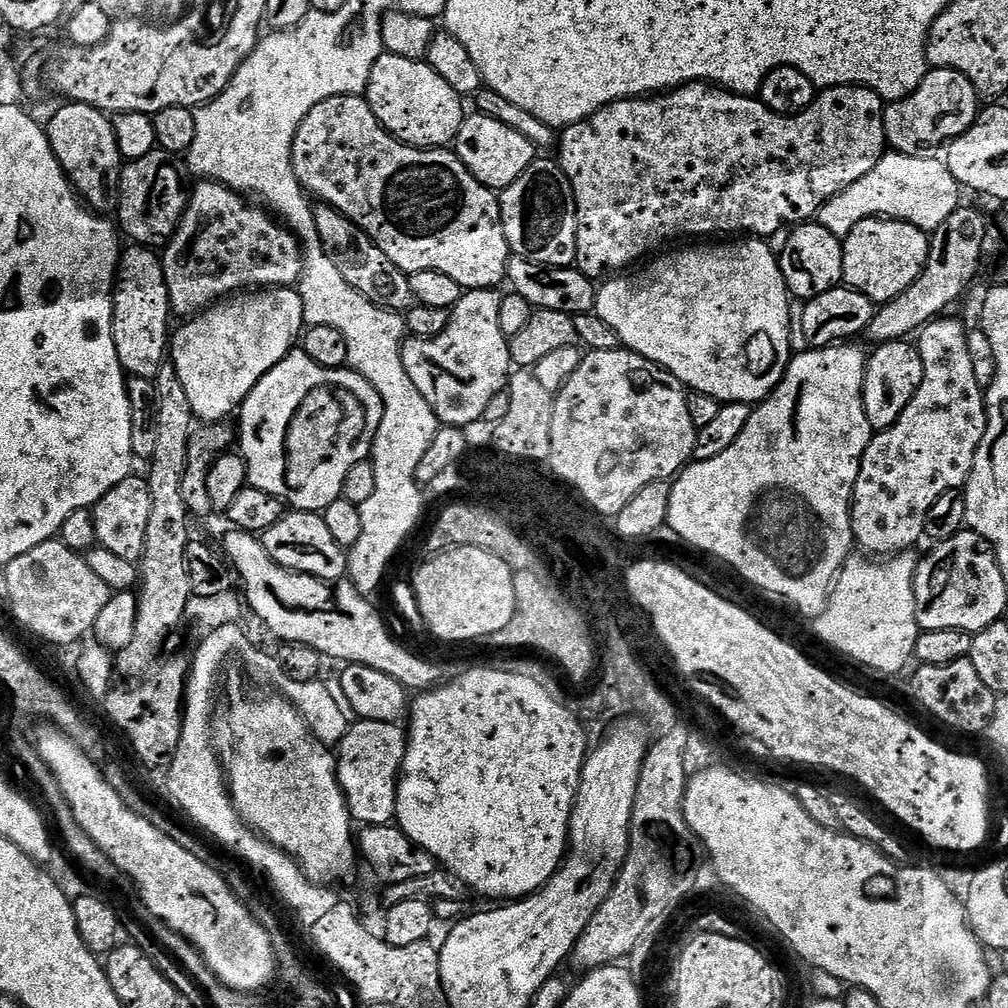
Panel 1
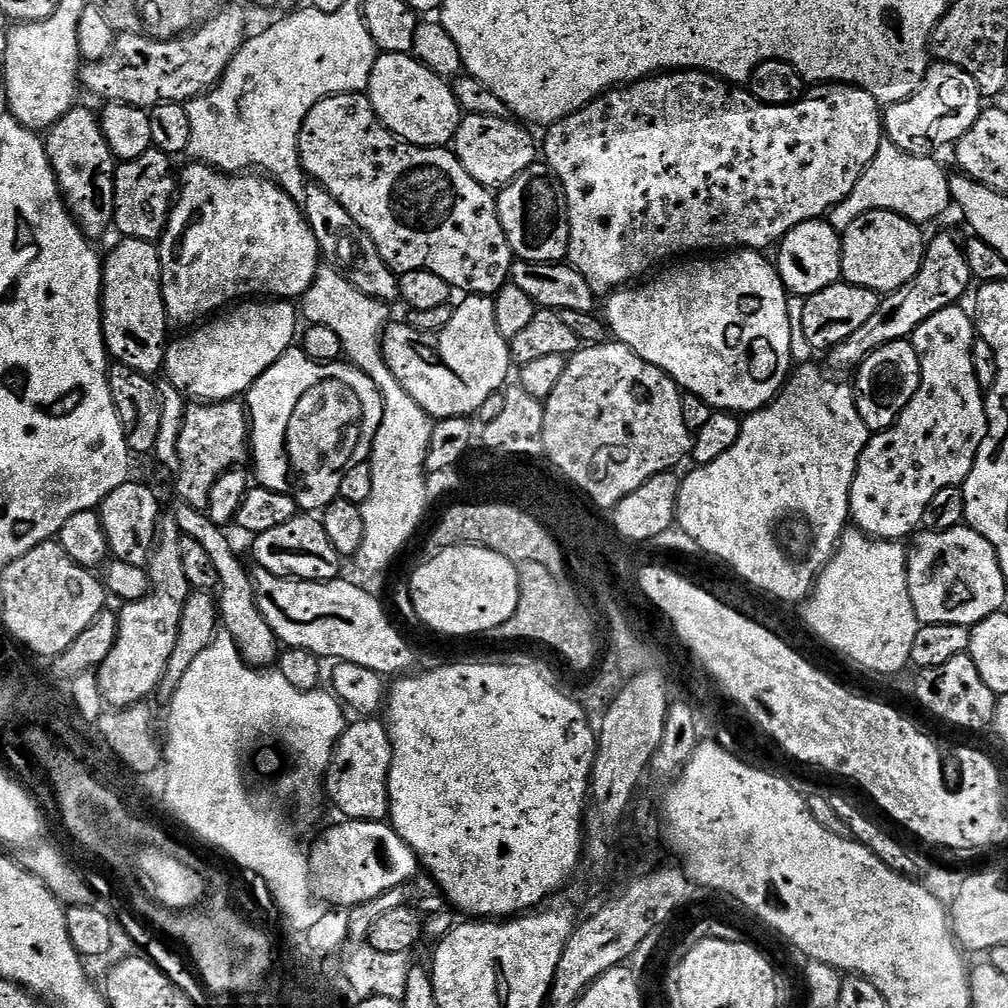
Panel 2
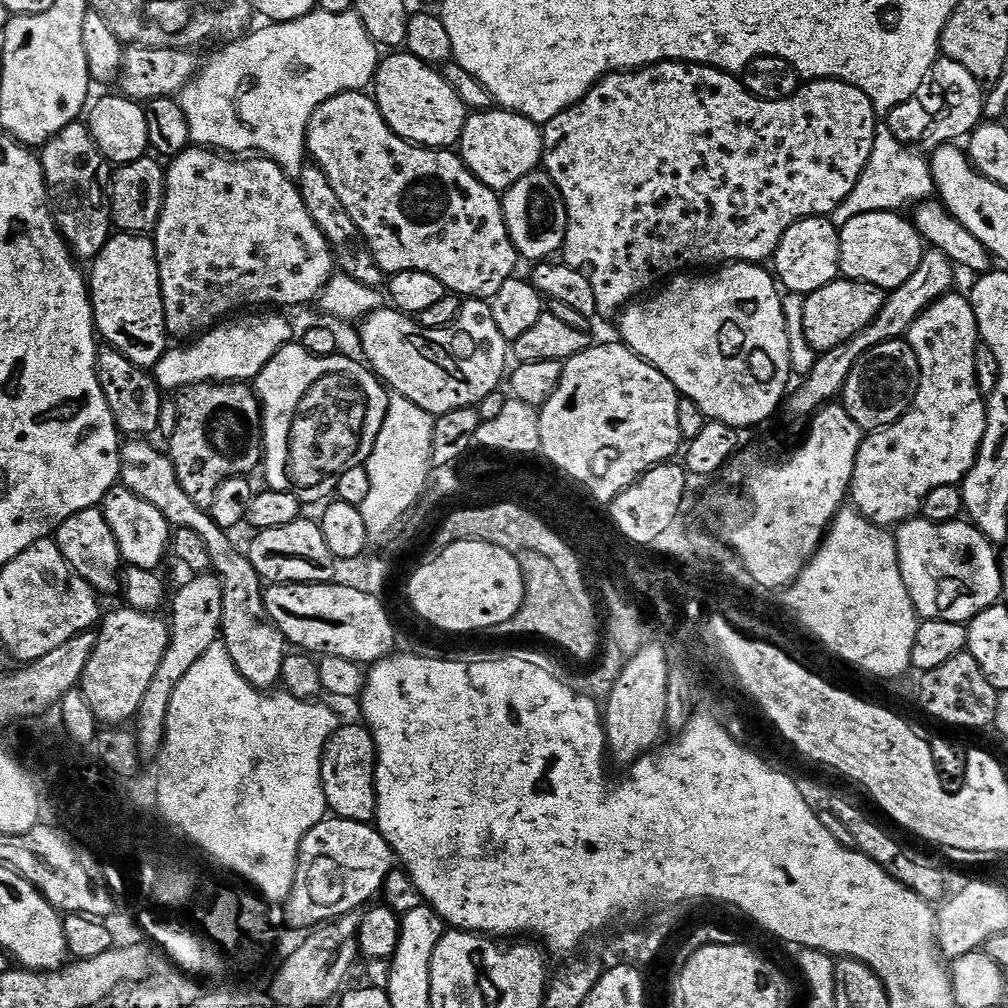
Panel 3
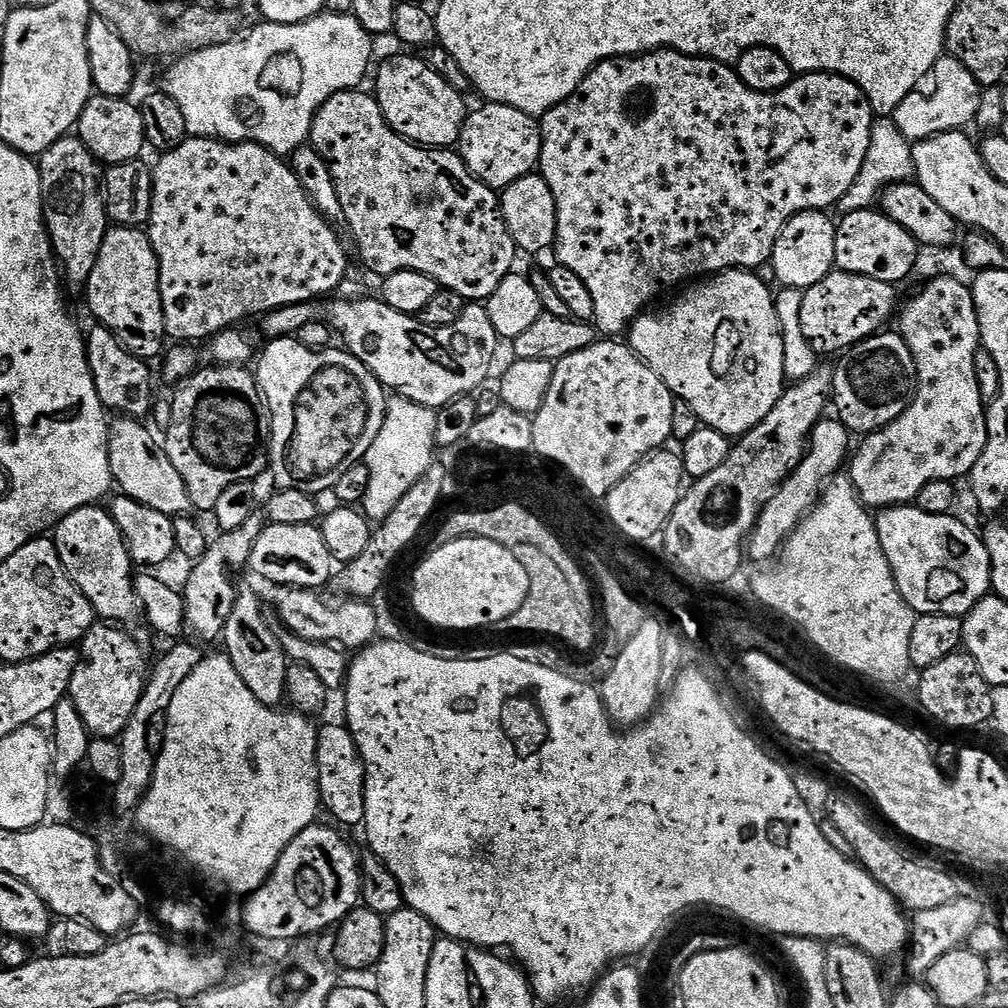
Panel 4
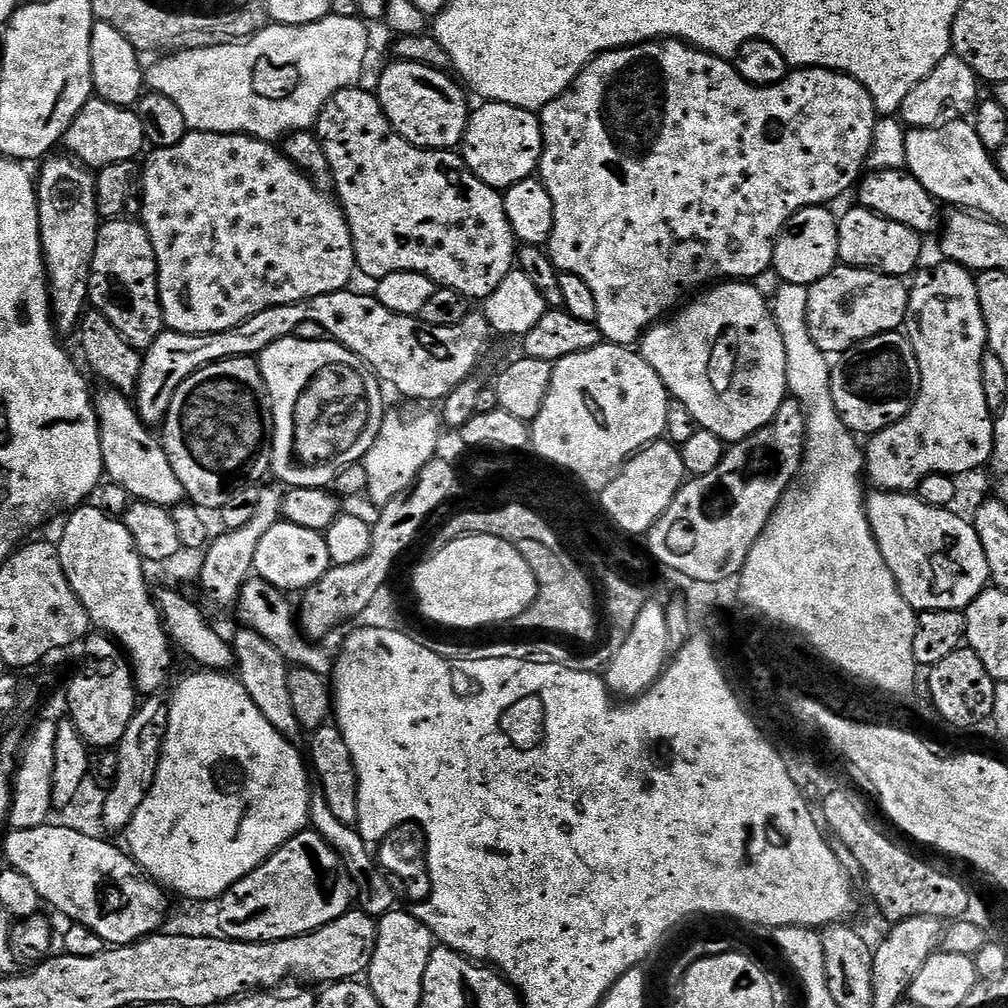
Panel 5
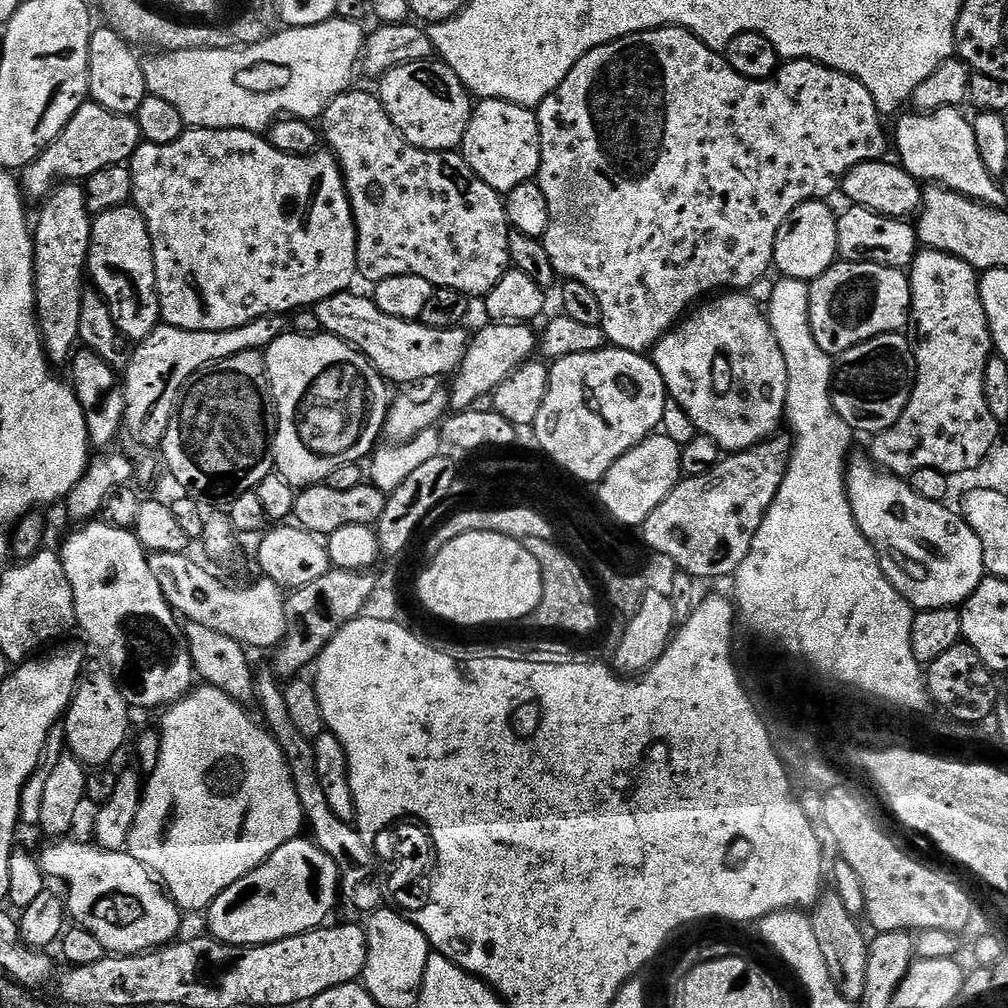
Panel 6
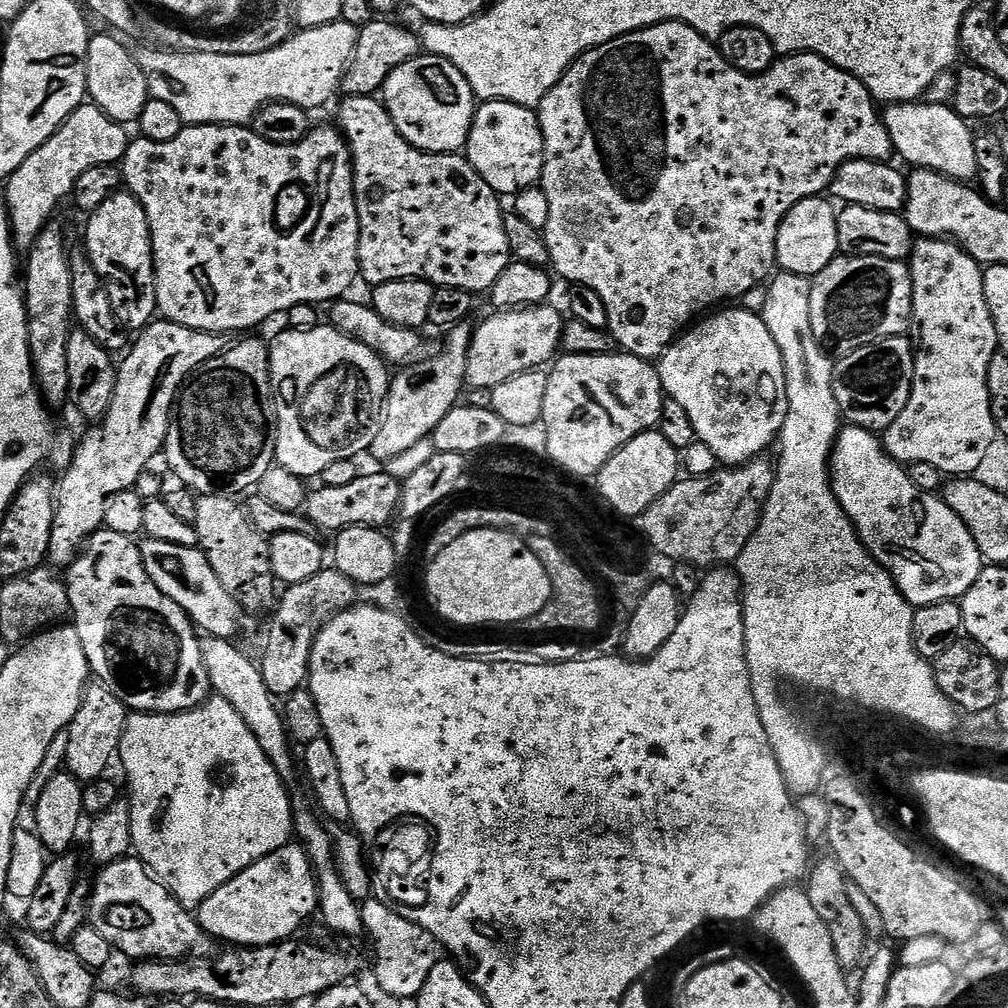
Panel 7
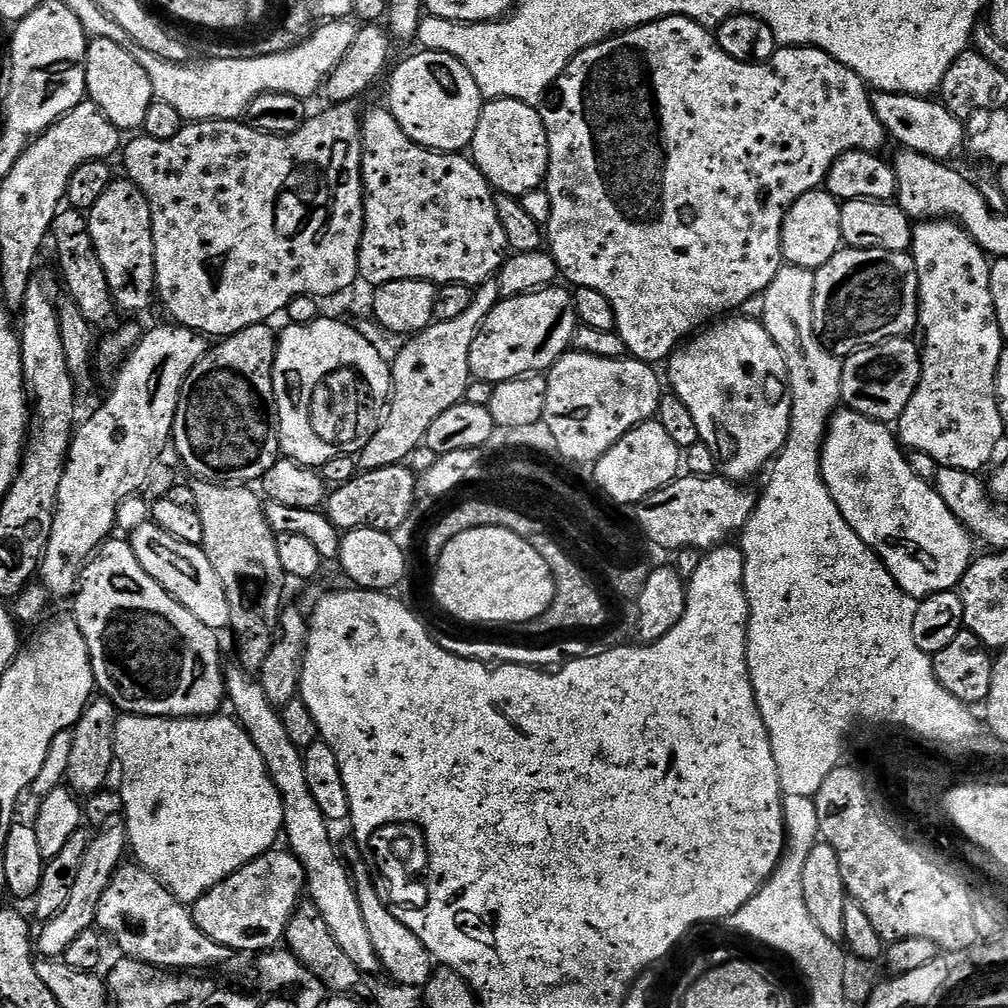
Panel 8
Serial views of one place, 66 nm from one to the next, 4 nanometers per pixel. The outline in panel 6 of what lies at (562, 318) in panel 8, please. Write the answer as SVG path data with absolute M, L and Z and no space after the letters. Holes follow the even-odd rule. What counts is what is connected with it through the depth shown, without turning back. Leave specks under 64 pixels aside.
M488 322L485 328L477 336L473 335L468 342L468 352L464 355L464 360L460 363L458 371L455 373L454 381L450 386L450 404L453 409L463 410L471 408L483 398L491 397L496 387L511 374L515 368L520 367L537 351L538 332L532 329L533 325L528 322Z

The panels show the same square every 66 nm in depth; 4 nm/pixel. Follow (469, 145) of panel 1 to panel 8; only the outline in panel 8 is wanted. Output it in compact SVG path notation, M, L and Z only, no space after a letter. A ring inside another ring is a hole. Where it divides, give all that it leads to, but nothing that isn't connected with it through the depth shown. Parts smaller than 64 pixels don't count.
M488 100L478 118L478 130L474 130L474 138L470 145L470 159L480 169L484 177L488 179L488 183L492 185L497 193L519 198L528 192L533 192L535 188L541 187L548 175L548 135L546 134L546 126L540 117L540 108L527 104L525 100Z

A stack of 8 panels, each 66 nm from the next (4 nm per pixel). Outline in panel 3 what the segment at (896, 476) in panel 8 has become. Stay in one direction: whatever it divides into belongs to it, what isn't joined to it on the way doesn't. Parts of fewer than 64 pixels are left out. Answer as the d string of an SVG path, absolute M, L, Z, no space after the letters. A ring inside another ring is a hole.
M913 518L899 525L894 535L902 582L906 582L917 616L967 624L1001 599L1003 579L997 549L971 523L959 519L935 524Z

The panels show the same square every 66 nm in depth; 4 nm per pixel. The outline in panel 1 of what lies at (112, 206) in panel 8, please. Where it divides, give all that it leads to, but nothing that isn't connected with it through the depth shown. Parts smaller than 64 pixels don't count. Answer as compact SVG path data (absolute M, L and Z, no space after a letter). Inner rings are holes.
M132 246L123 253L116 273L116 287L112 293L112 333L114 350L118 350L118 362L129 377L155 381L158 370L166 363L170 352L170 327L168 316L173 315L172 303L164 277L164 261L153 249Z

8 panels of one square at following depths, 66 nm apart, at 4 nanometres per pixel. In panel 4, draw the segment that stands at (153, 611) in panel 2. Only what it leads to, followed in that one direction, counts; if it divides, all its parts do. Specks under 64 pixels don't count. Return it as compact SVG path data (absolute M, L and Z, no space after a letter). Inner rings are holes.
M110 622L93 624L80 641L81 662L68 687L69 699L78 707L89 735L97 739L117 739L127 728L138 706L148 677L148 664L141 646L123 627Z

